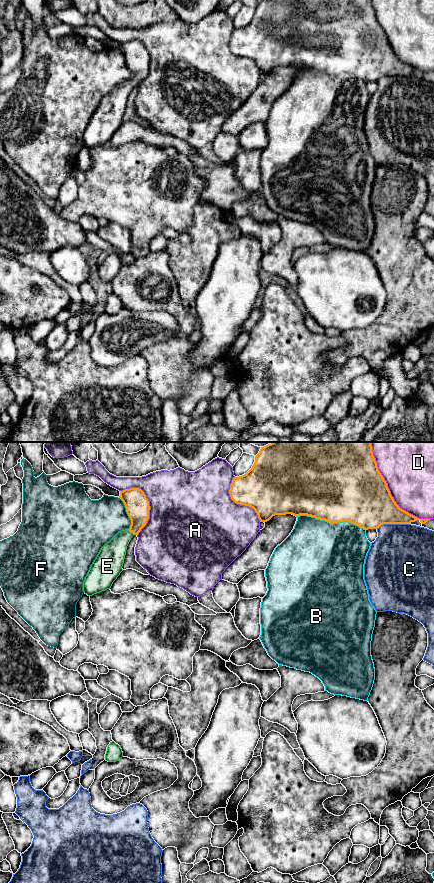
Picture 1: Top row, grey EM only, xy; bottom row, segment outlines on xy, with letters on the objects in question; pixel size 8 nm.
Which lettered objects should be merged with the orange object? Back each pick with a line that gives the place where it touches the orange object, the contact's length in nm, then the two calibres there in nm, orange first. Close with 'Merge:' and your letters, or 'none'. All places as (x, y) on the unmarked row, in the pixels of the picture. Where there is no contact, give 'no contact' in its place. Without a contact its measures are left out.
E: xy (131, 83) | 70 nm | 190/200 nm
Merge: E

